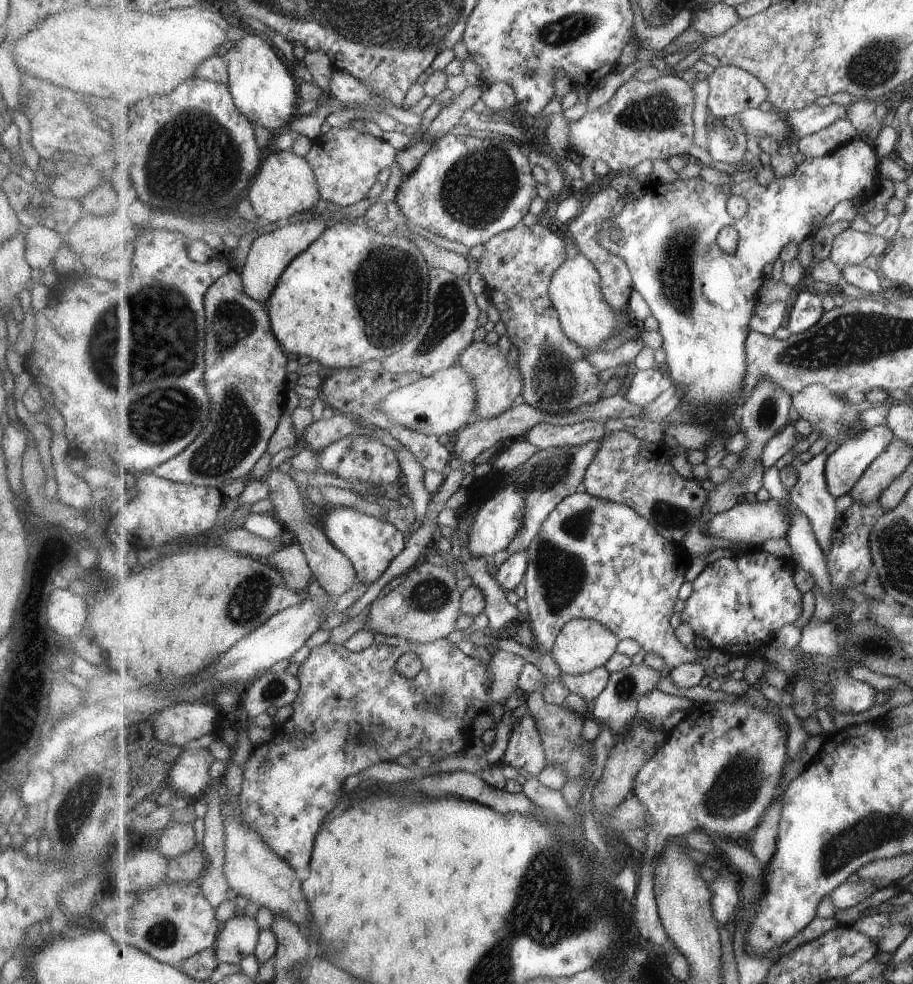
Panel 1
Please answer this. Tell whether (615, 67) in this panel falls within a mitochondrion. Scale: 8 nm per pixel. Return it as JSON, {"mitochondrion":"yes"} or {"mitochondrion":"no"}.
{"mitochondrion":"no"}

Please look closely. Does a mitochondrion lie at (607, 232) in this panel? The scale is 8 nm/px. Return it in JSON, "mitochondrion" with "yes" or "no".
{"mitochondrion":"no"}

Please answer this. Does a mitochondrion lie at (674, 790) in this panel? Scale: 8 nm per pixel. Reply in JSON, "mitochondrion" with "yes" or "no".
{"mitochondrion":"no"}

